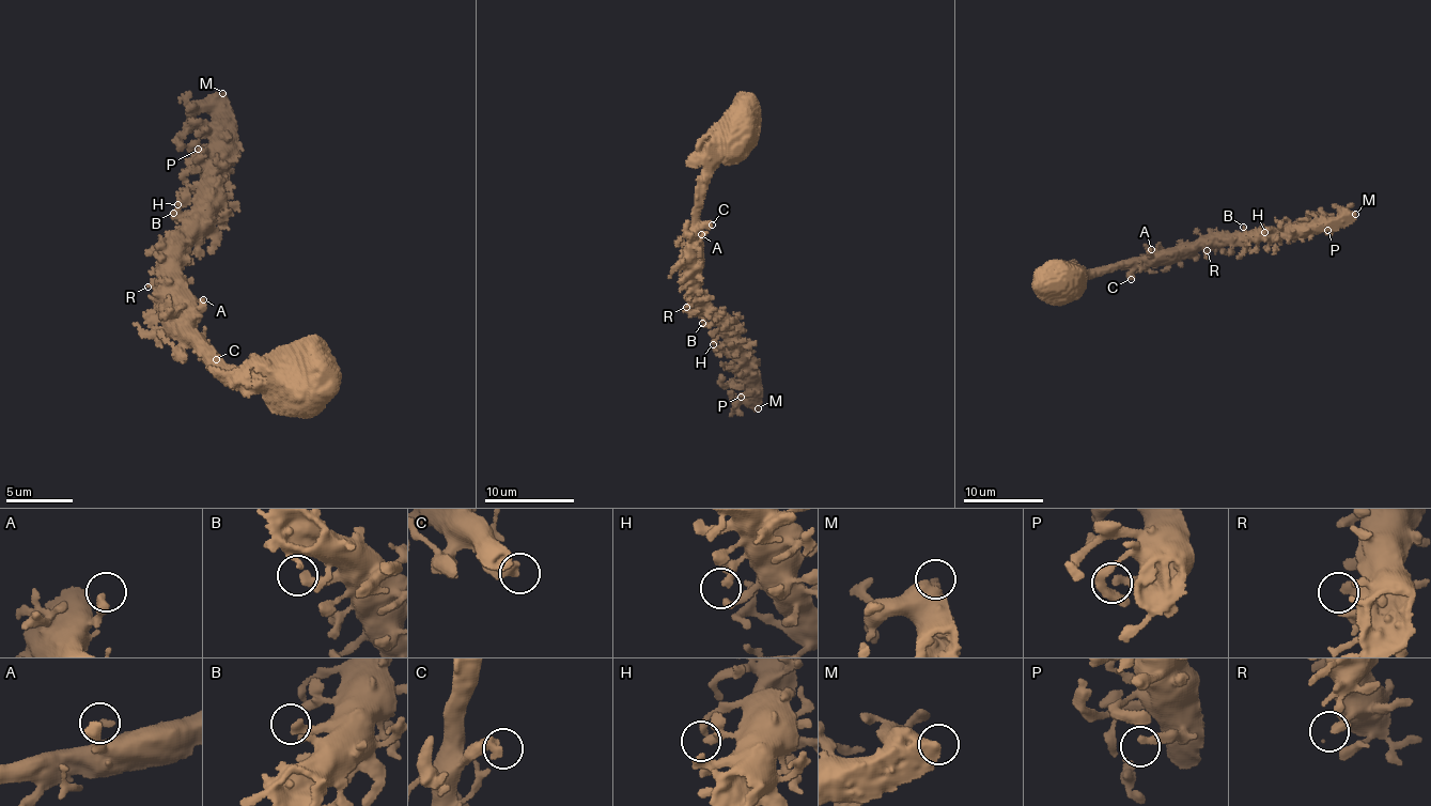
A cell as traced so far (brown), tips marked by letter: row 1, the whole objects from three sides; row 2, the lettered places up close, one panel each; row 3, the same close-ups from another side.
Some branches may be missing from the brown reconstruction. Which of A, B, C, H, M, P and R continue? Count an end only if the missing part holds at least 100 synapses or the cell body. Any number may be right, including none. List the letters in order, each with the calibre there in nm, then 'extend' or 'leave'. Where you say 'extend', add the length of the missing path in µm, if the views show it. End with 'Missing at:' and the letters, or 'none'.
A: calibre 360 nm; leave
B: calibre 320 nm; leave
C: calibre 440 nm; leave
H: calibre 220 nm; leave
M: calibre 650 nm; extend; missing 150 µm
P: calibre 320 nm; leave
R: calibre 320 nm; leave
Missing at: M

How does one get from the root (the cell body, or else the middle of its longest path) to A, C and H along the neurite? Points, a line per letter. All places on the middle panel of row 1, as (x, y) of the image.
A: (744, 129), (748, 136), (728, 151), (703, 183), (695, 238), (698, 241), (701, 234)
C: (744, 129), (748, 136), (728, 151), (703, 183), (698, 223), (701, 228), (712, 225)
H: (744, 129), (748, 136), (728, 151), (703, 183), (694, 233), (702, 310), (717, 321), (720, 331), (713, 344)

